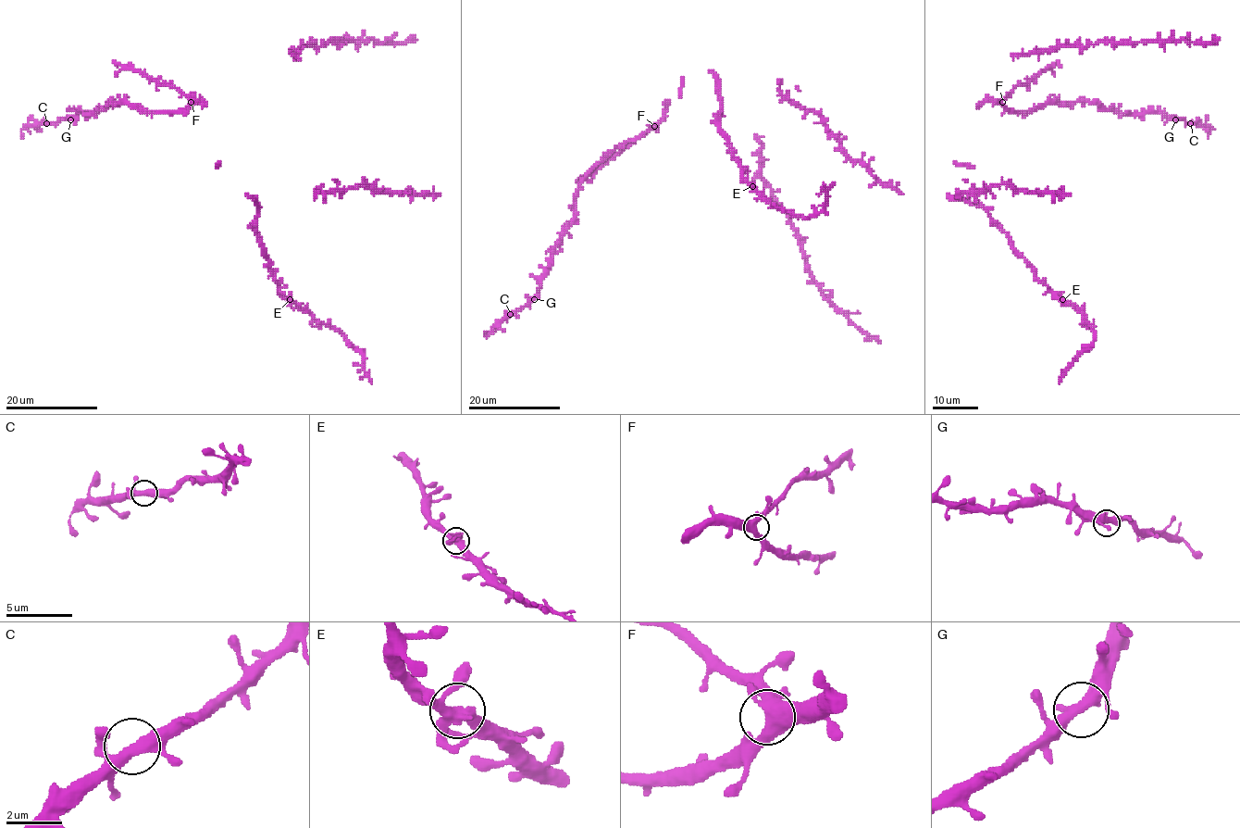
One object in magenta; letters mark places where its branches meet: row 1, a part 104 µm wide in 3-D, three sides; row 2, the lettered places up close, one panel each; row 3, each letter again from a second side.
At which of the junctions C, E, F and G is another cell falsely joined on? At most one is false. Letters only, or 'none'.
none

